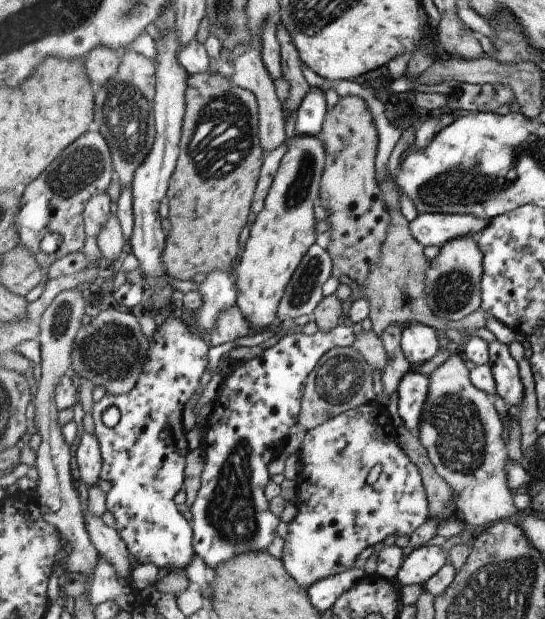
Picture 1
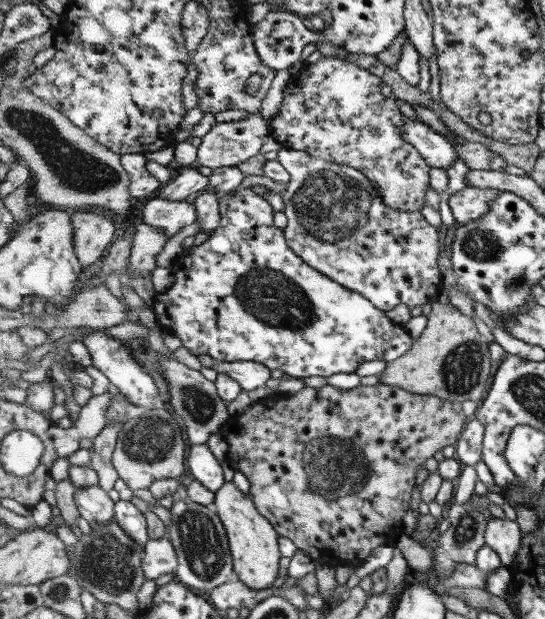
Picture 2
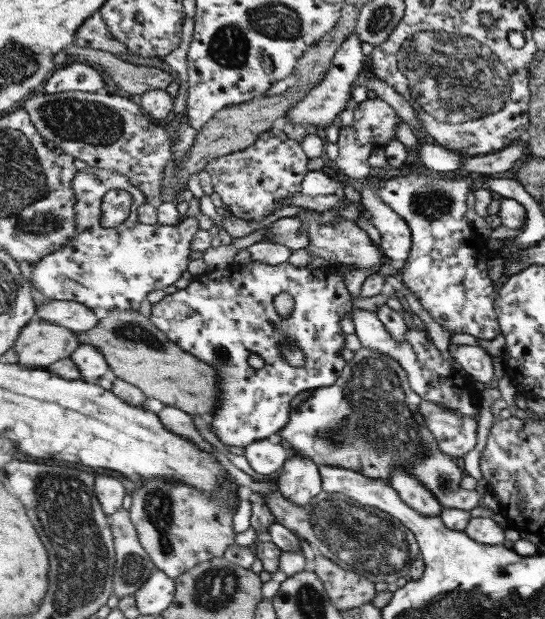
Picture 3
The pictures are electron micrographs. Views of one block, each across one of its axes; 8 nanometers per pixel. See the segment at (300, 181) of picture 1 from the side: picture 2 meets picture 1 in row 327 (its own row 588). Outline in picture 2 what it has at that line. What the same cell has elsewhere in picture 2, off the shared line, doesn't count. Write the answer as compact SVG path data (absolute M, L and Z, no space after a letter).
M233 481L225 482L225 486L216 492L213 508L227 529L235 577L255 590L271 588L281 572L280 534L275 530L274 524L259 512L250 494L241 492Z

